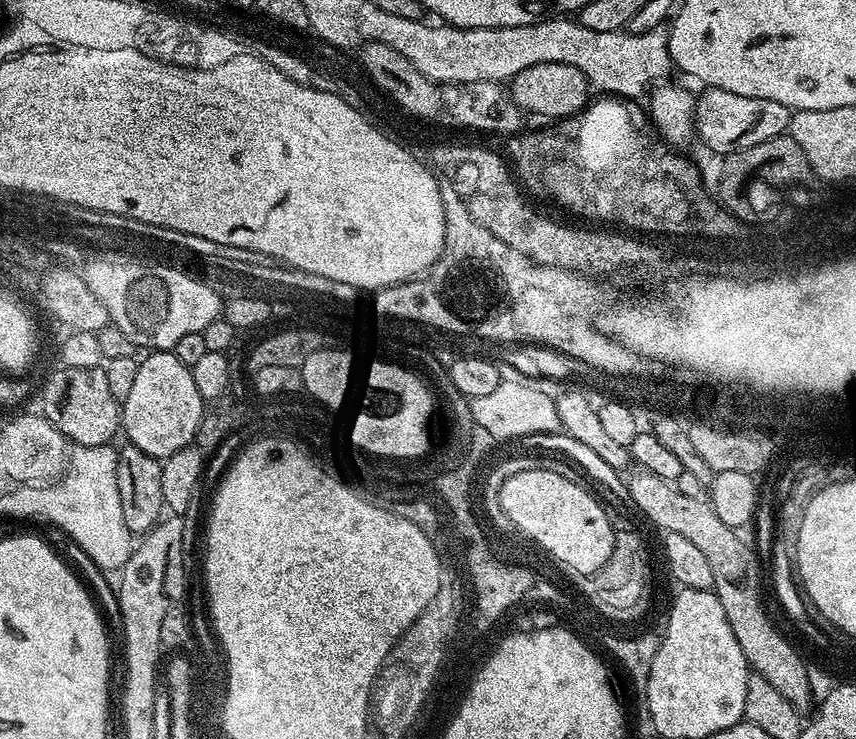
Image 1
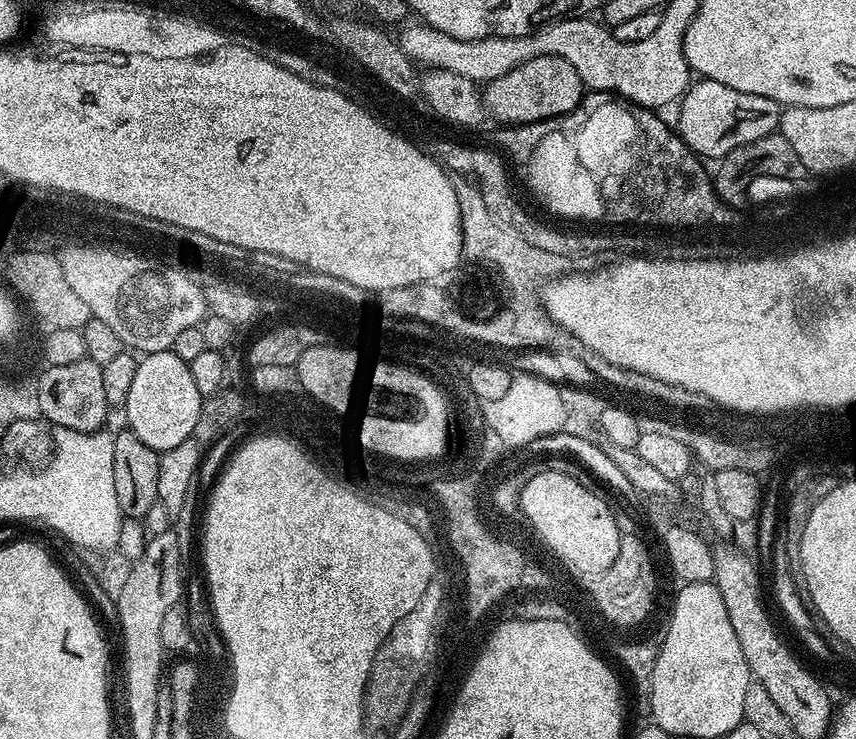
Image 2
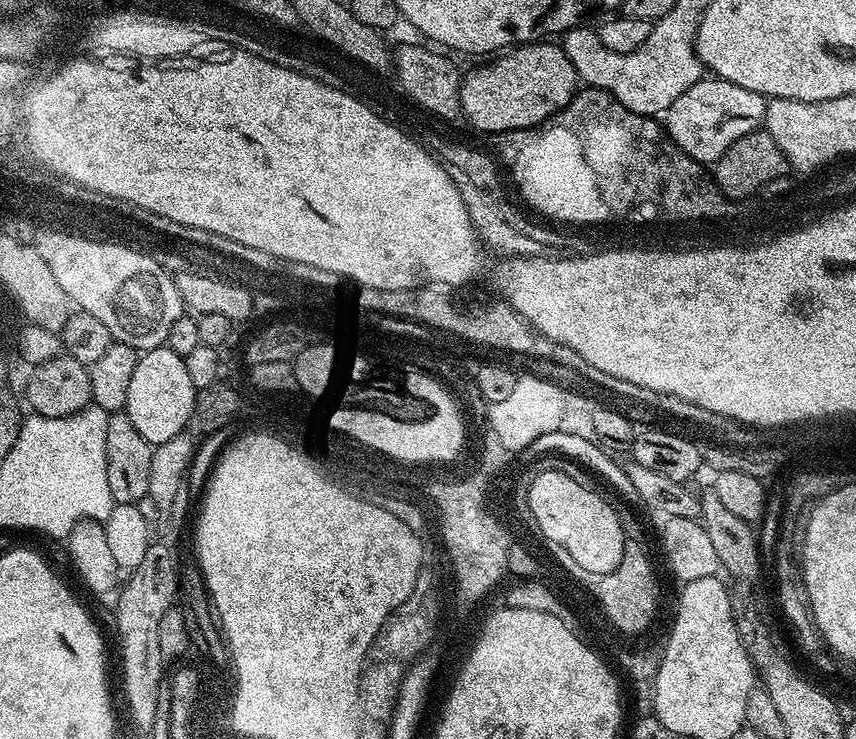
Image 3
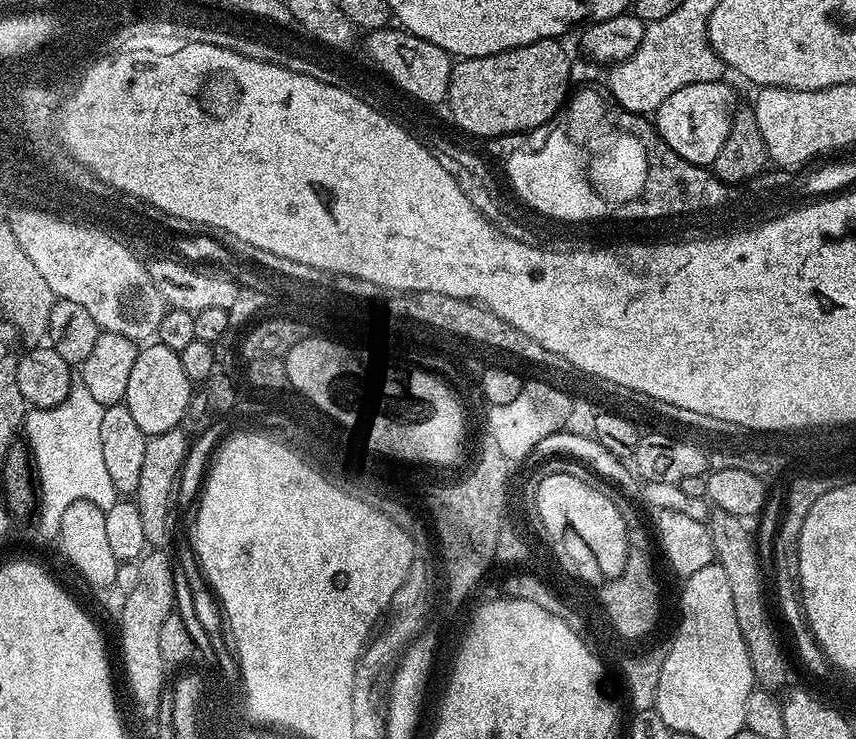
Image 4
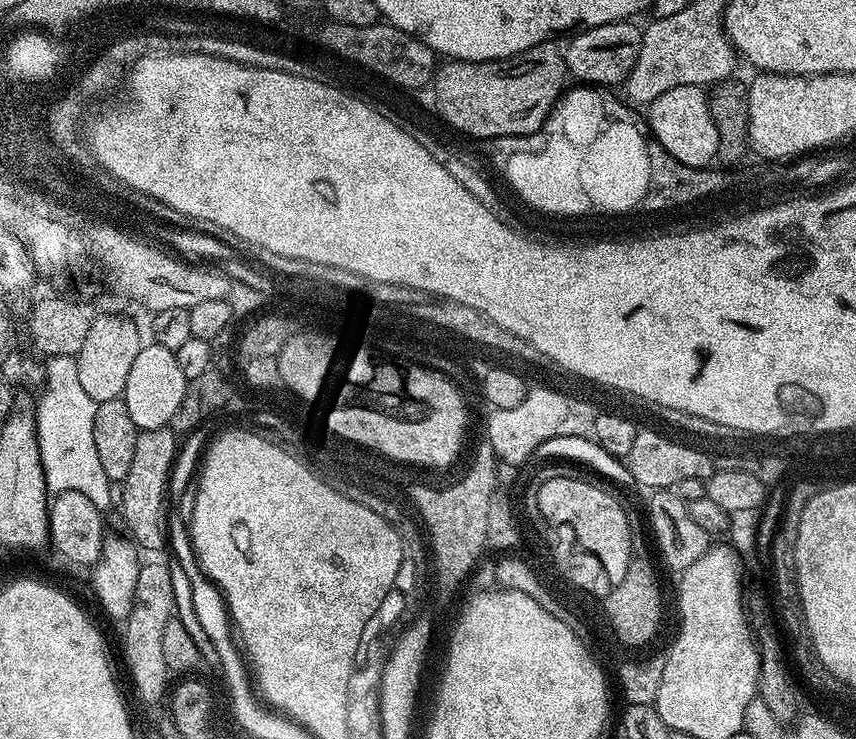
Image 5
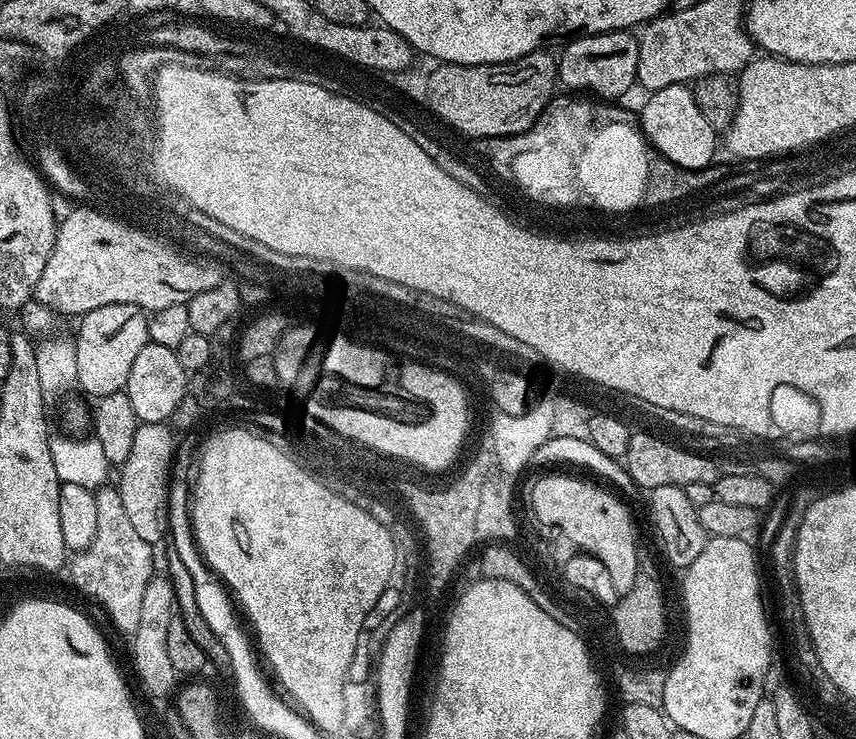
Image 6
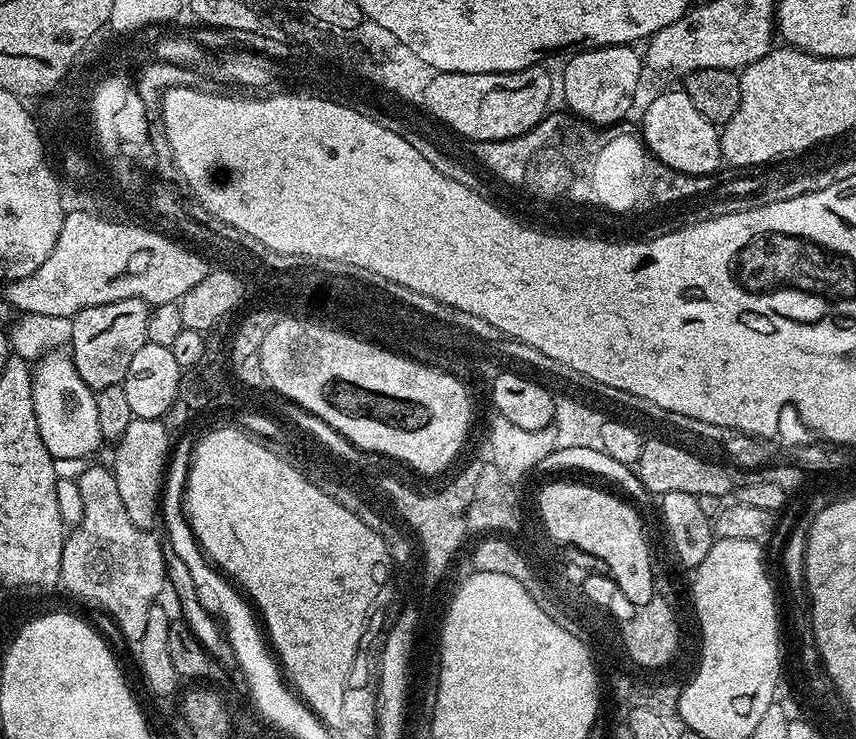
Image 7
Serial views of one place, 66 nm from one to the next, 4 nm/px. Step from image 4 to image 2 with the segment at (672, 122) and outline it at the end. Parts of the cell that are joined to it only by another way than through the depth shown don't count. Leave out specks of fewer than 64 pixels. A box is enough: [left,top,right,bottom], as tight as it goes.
[678,78,782,158]

